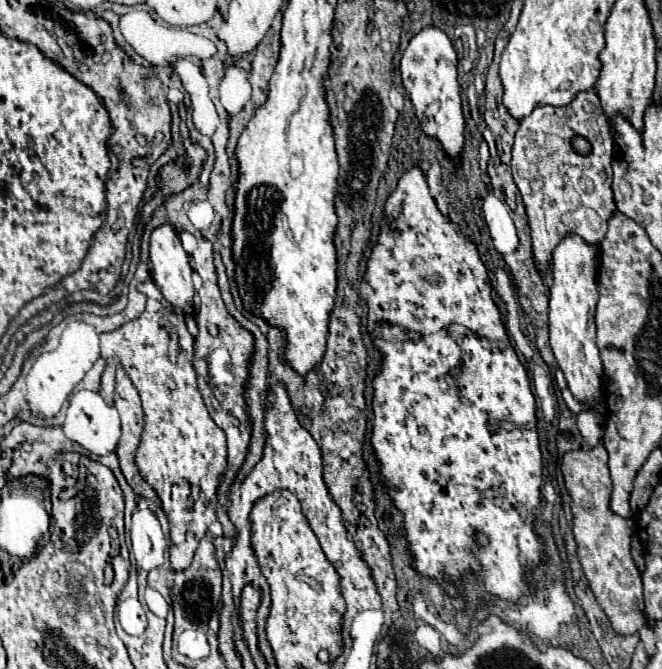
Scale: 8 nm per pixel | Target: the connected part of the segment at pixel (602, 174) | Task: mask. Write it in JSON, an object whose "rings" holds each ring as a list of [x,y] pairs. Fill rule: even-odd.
{"rings":[[[580,91],[576,97],[564,105],[564,107],[552,107],[552,105],[538,105],[532,109],[530,115],[520,119],[520,127],[516,131],[514,147],[512,147],[512,177],[516,181],[516,187],[522,193],[526,213],[530,219],[532,229],[532,251],[534,259],[540,271],[548,271],[548,261],[552,257],[552,249],[556,247],[556,241],[564,237],[564,233],[580,233],[586,241],[592,241],[592,245],[598,245],[604,239],[608,217],[616,211],[614,197],[612,197],[612,149],[614,141],[608,133],[608,119],[604,115],[604,109],[600,105],[600,99],[596,91]],[[582,135],[588,137],[592,143],[592,153],[588,157],[580,157],[572,151],[572,137]]]}

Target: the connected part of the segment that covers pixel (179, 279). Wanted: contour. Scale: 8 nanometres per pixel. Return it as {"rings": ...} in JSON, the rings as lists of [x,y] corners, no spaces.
{"rings":[[[164,223],[156,227],[150,235],[150,261],[152,261],[152,277],[158,283],[164,299],[172,305],[176,311],[186,311],[194,303],[194,285],[192,285],[192,267],[190,267],[190,257],[184,251],[178,231],[170,225]]]}

